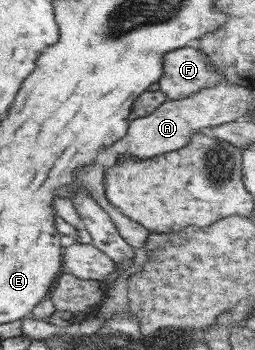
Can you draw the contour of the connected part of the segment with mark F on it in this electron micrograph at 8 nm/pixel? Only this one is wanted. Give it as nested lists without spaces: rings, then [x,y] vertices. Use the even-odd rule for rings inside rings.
[[[186,46],[166,52],[161,61],[164,67],[158,89],[168,100],[188,97],[201,89],[224,83],[224,77],[198,49]]]

